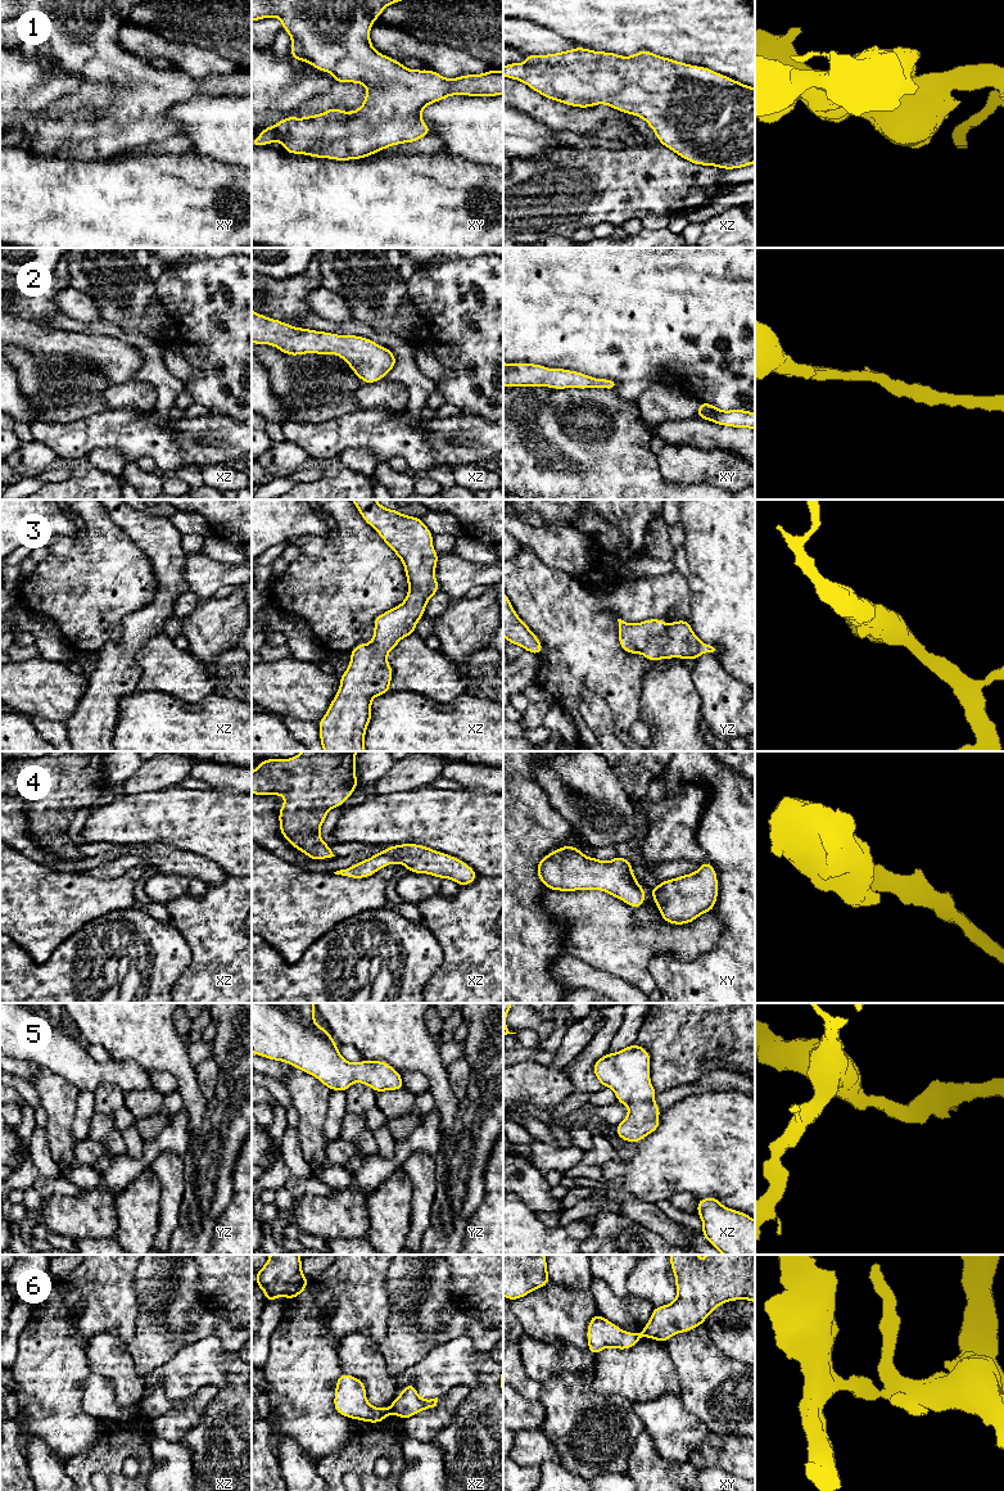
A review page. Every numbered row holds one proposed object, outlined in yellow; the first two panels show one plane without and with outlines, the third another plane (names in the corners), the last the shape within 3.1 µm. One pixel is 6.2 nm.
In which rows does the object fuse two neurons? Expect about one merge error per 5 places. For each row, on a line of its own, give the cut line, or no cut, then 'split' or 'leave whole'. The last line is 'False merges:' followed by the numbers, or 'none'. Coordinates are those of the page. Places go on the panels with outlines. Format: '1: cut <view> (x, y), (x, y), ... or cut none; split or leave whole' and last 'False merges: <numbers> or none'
1: cut none; leave whole
2: cut none; leave whole
3: cut none; leave whole
4: cut none; leave whole
5: cut none; leave whole
6: cut xz (389, 1409), (392, 1413); split
False merges: 6

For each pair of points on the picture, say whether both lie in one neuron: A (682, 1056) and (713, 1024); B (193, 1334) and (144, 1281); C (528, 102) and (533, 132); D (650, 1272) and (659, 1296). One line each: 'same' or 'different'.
A: same
B: same
C: different
D: same

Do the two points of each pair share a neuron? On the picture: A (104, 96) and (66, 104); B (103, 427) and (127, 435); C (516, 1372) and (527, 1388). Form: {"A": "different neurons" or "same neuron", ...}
{"A": "same neuron", "B": "same neuron", "C": "same neuron"}

